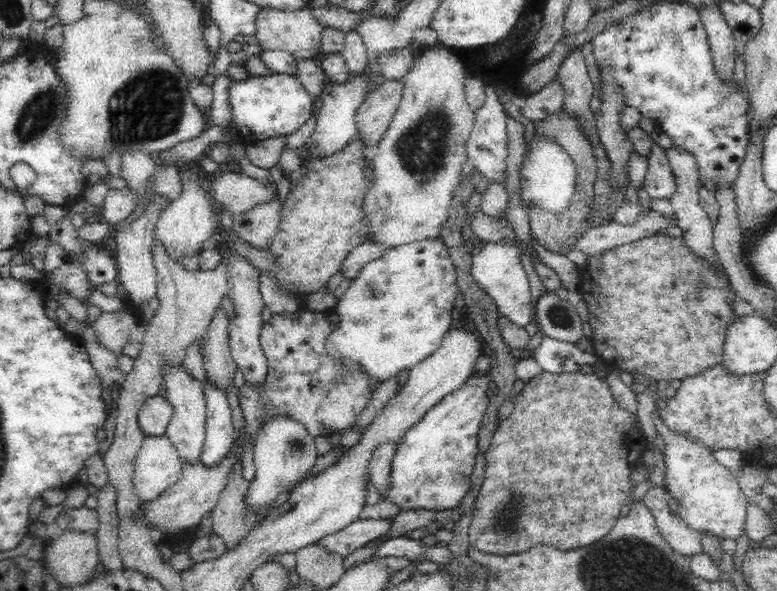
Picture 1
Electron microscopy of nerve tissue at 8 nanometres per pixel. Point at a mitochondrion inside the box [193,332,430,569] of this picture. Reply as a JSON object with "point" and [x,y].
{"point":[296,449]}

